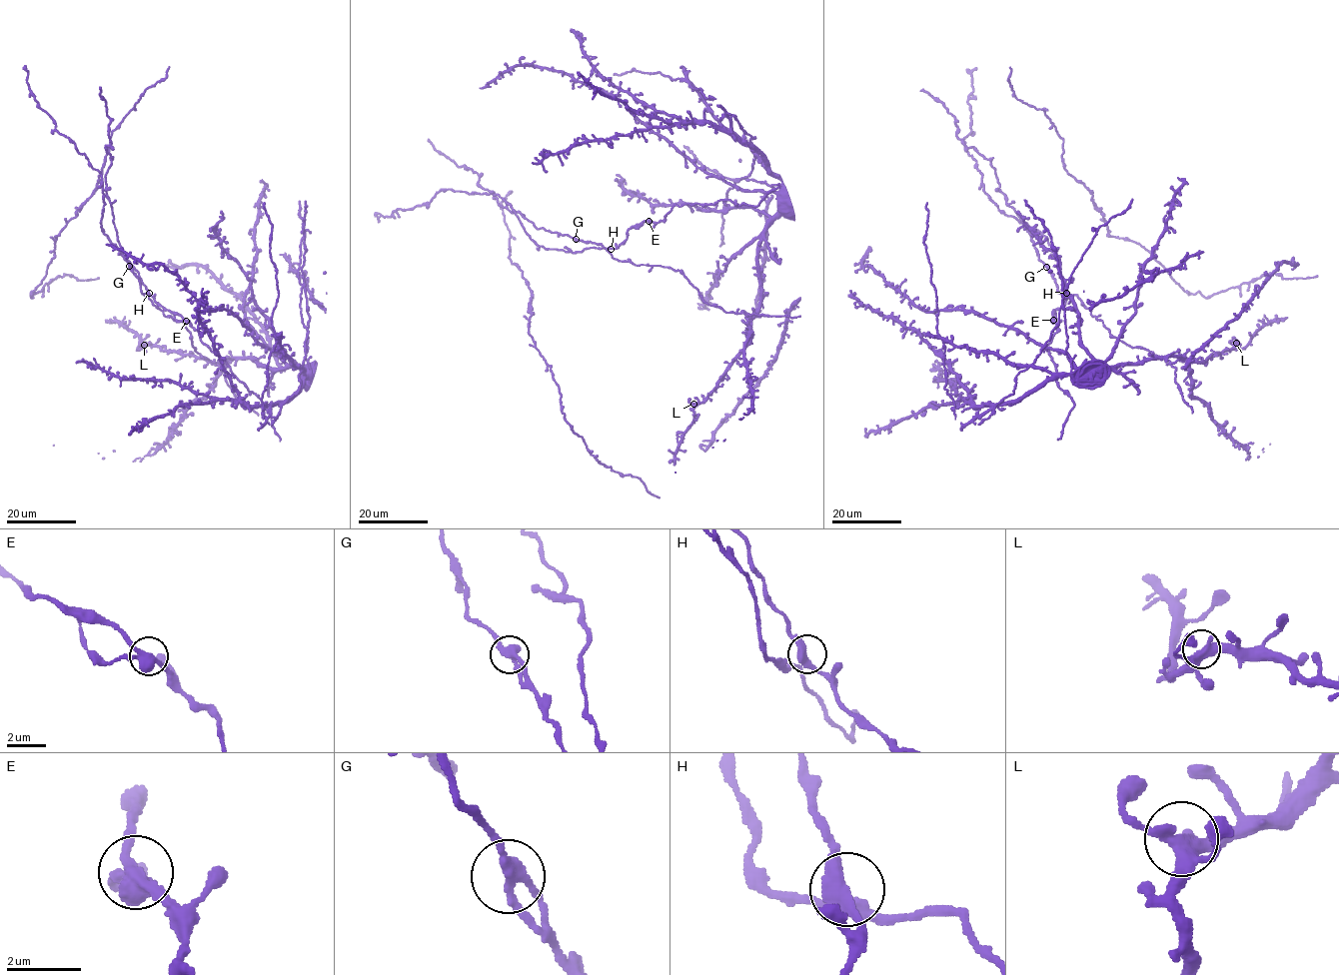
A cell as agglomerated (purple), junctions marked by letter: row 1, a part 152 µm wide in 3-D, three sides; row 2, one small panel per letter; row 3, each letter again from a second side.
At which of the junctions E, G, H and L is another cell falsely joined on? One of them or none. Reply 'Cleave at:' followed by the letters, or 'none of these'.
Cleave at: none of these

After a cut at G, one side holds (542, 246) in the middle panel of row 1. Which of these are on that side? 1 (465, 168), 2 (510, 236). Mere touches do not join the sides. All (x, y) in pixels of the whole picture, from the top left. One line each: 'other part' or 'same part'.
1: other part
2: same part

